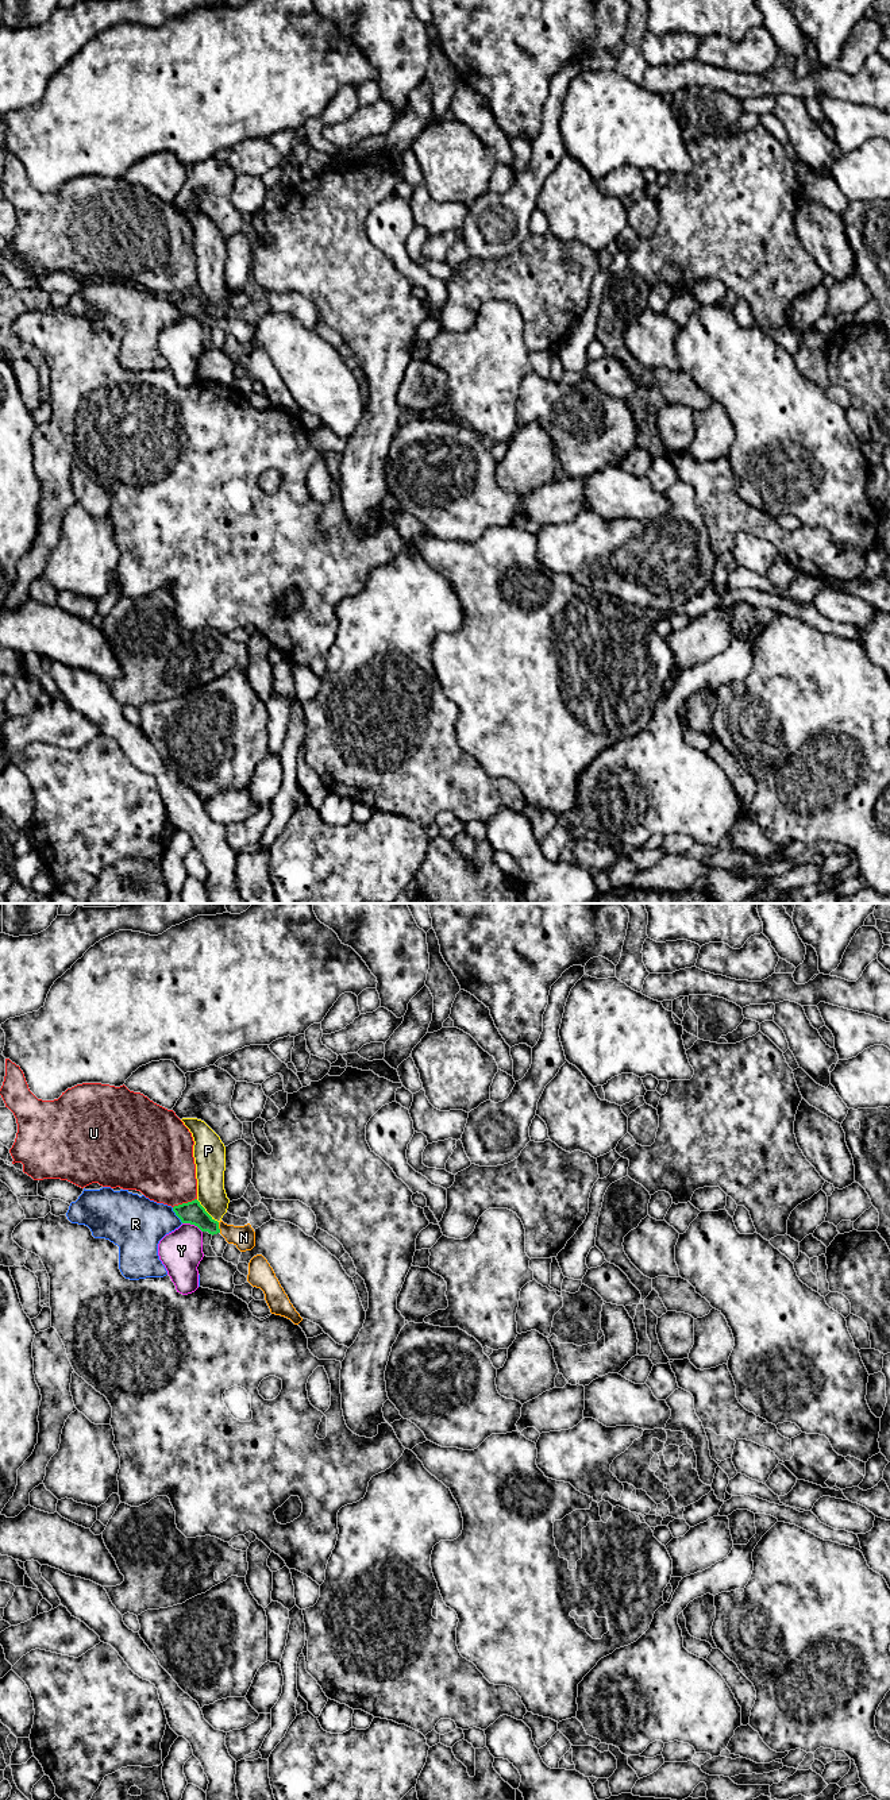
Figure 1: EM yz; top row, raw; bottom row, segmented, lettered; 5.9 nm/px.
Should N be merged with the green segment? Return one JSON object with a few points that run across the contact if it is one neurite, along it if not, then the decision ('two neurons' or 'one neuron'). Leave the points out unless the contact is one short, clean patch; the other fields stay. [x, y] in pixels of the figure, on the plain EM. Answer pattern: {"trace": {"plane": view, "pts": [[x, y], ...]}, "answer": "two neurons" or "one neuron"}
{"trace": {"plane": "yz", "pts": [[193, 305], [205, 316], [218, 320], [243, 330]]}, "answer": "one neuron"}

